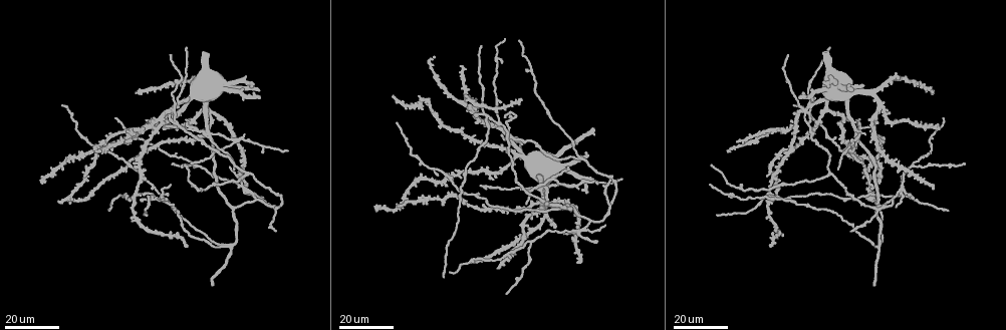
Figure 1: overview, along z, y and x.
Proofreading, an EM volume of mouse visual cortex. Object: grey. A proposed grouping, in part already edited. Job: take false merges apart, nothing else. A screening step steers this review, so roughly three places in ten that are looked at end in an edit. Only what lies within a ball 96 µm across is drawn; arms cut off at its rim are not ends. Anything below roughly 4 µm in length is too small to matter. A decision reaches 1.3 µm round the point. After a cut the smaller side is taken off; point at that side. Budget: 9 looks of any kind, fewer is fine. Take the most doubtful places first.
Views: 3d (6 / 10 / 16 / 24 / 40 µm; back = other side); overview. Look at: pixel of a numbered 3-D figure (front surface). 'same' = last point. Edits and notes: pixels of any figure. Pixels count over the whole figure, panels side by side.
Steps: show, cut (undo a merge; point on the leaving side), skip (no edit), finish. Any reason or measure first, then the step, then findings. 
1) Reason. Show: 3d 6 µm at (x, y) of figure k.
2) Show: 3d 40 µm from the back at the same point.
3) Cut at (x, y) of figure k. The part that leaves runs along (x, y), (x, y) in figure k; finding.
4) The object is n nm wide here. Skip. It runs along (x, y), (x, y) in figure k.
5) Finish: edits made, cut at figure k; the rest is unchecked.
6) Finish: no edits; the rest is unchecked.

A fork. Show: 3d 24 µm at (915, 165) of figure 1.

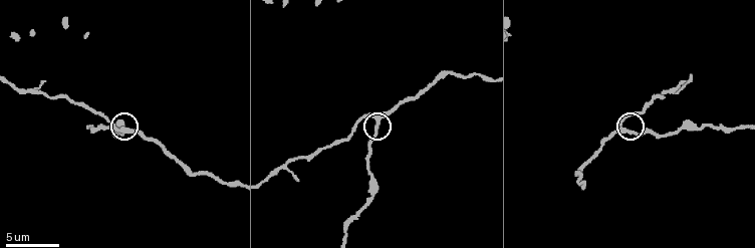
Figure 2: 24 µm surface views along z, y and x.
Show: 3d 10 µm at (124, 128) of figure 2.

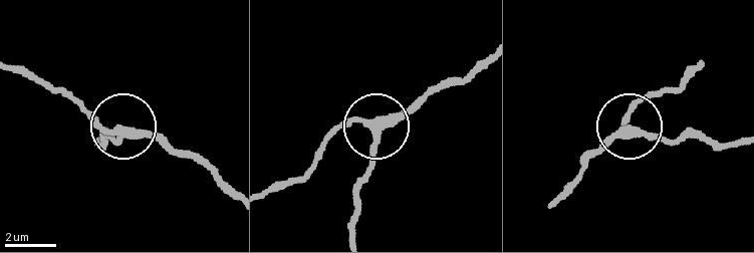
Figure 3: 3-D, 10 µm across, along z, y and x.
The side arm is 24 µm long; 3 arms meet here. Skip. Continuous, no second neuron.

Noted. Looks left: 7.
Thin arm on a thick one. Show: 3d 16 µm at (791, 201) of figure 1.

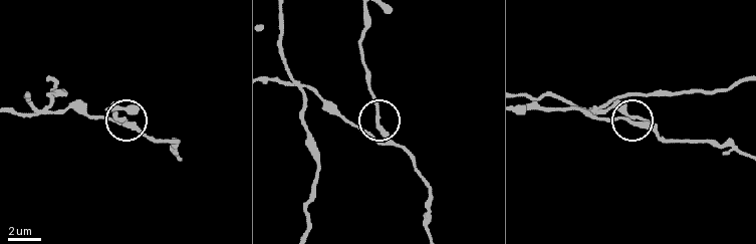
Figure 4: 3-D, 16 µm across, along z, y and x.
Show: 3d 6 µm at (379, 127) of figure 4.

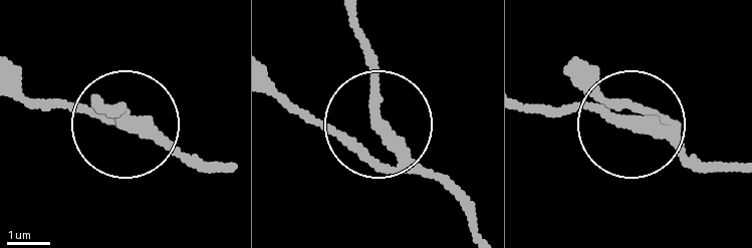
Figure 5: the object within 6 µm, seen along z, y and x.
3 arms meet here. Skip. All the same neuron.

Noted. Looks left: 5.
Three-way junction. Show: 3d 24 µm at (486, 115) of figure 1.

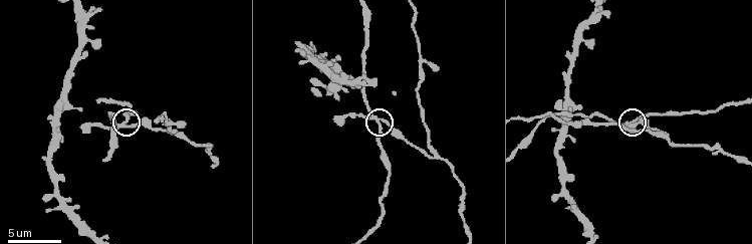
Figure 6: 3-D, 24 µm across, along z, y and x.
Closer look. Show: 3d 6 µm at (634, 123) of figure 6.

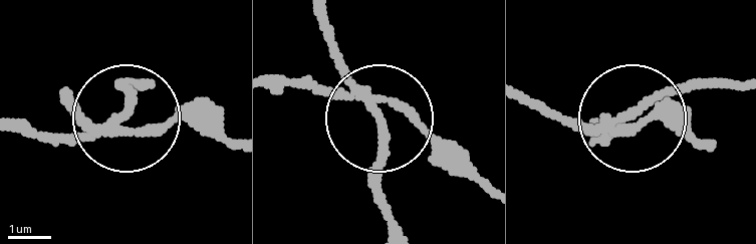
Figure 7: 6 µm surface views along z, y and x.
The object is 180 nm wide here. Cut at (77, 107) of figure 7. A second neuron is stuck on.

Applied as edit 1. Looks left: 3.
Show: 3d 16 µm at (179, 104) of figure 1.

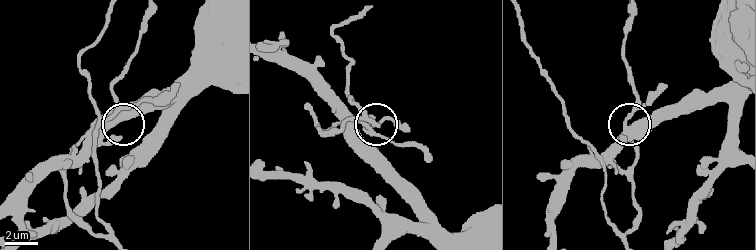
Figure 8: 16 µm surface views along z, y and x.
Zoom in. Show: 3d 10 µm at (363, 124) of figure 8.

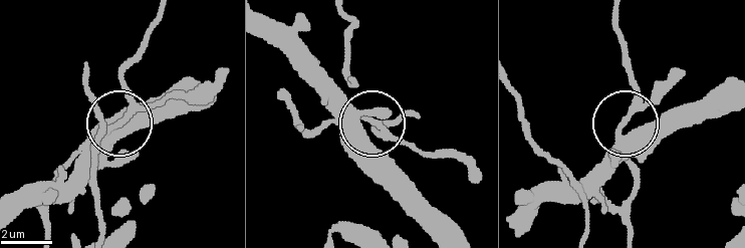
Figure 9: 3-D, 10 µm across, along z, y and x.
Skip. One neuron here.

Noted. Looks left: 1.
Finish: edits made, cut at figure 7; the rest is unchecked.

